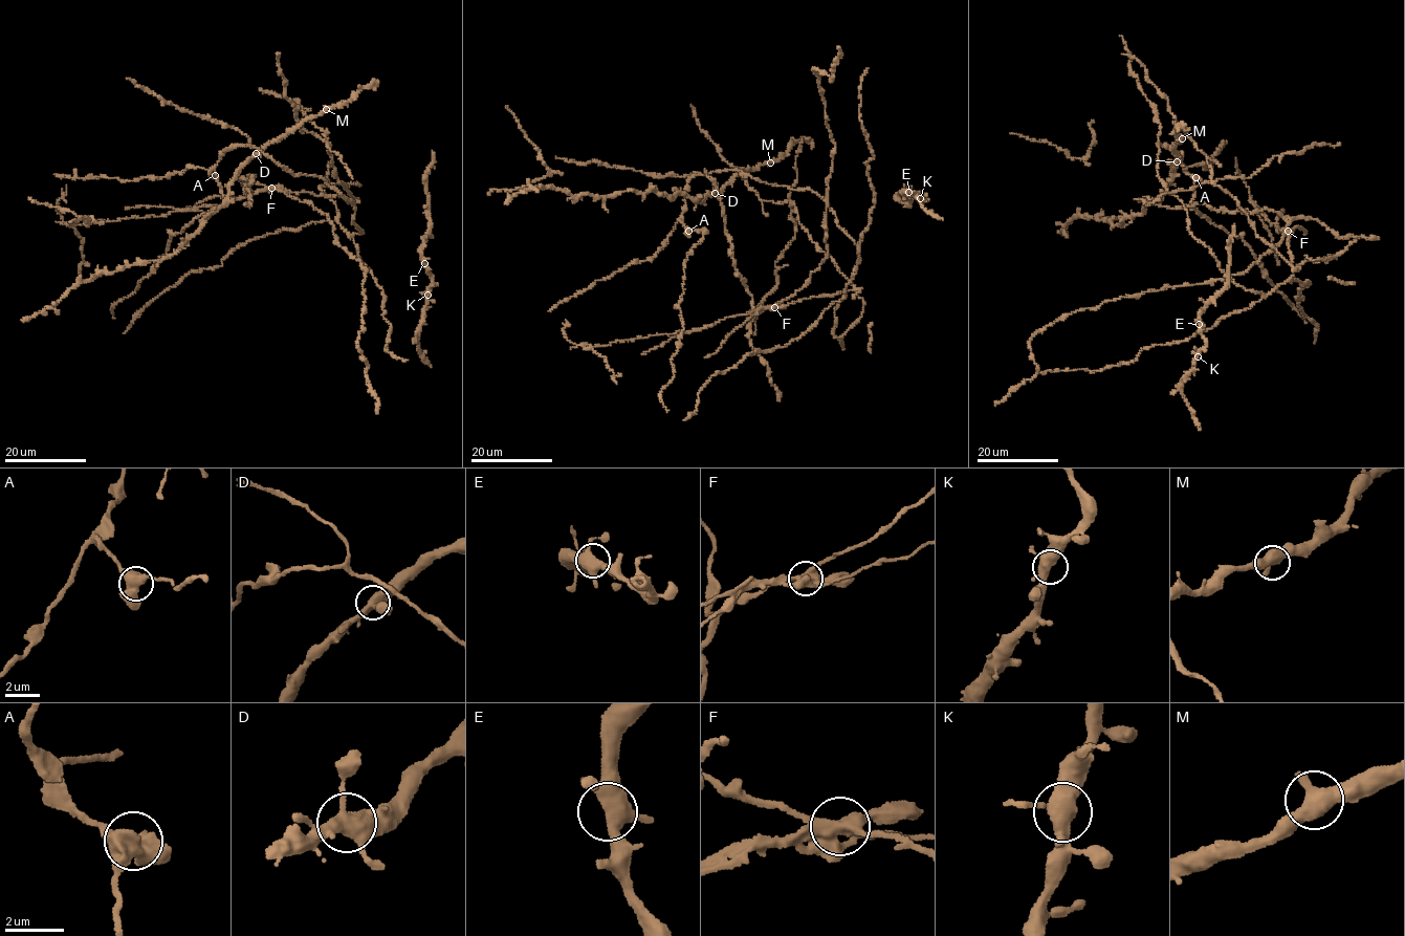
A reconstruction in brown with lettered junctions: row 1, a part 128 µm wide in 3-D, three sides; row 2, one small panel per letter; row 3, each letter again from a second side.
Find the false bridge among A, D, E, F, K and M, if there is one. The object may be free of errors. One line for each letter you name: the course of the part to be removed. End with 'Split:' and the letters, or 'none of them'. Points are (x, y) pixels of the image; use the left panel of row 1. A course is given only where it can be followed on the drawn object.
F: Course of the part to remove: (271, 188), (353, 197), (335, 175), (330, 146), (307, 132), (297, 118), (295, 107), (285, 94), (278, 53)
Split: F

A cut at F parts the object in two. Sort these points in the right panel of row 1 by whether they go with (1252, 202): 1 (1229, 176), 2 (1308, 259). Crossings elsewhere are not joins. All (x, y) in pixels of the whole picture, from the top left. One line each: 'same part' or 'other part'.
1: other part
2: other part

